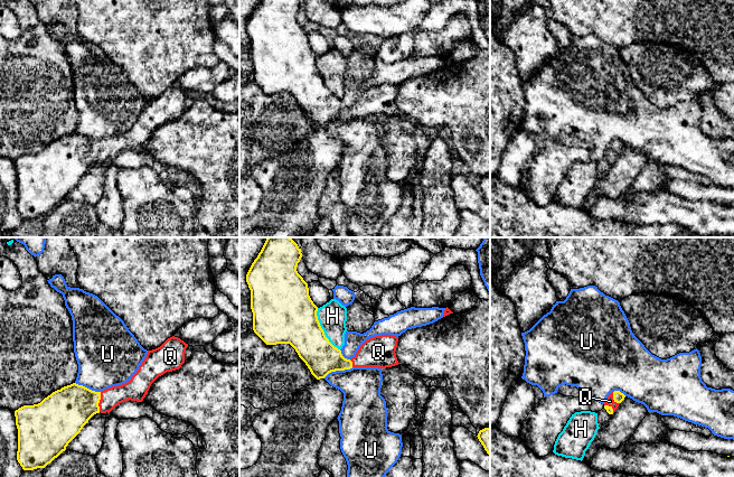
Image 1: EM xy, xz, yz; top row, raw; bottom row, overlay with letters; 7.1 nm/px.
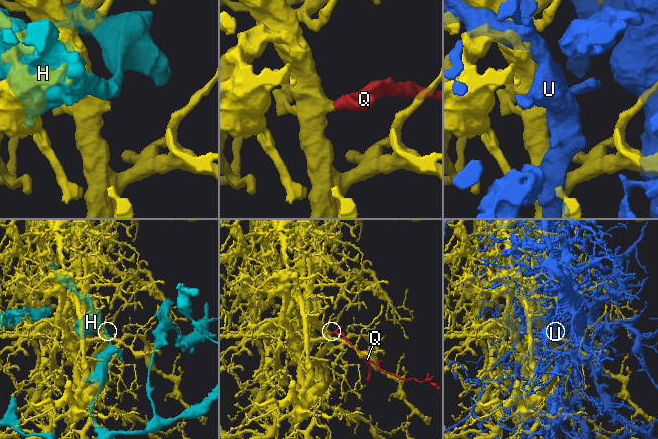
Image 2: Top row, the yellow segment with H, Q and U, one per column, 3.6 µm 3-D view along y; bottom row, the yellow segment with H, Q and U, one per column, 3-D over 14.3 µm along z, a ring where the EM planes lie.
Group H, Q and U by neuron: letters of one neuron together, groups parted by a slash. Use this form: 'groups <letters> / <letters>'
groups H / Q / U

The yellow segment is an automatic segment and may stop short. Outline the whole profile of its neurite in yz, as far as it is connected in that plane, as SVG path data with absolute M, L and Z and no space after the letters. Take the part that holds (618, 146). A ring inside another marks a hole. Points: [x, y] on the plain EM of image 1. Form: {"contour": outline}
{"contour": "M614 140L610 142L606 150L604 151L604 158L609 163L613 163L613 161L618 158L619 153L624 149L625 144L620 140Z"}

